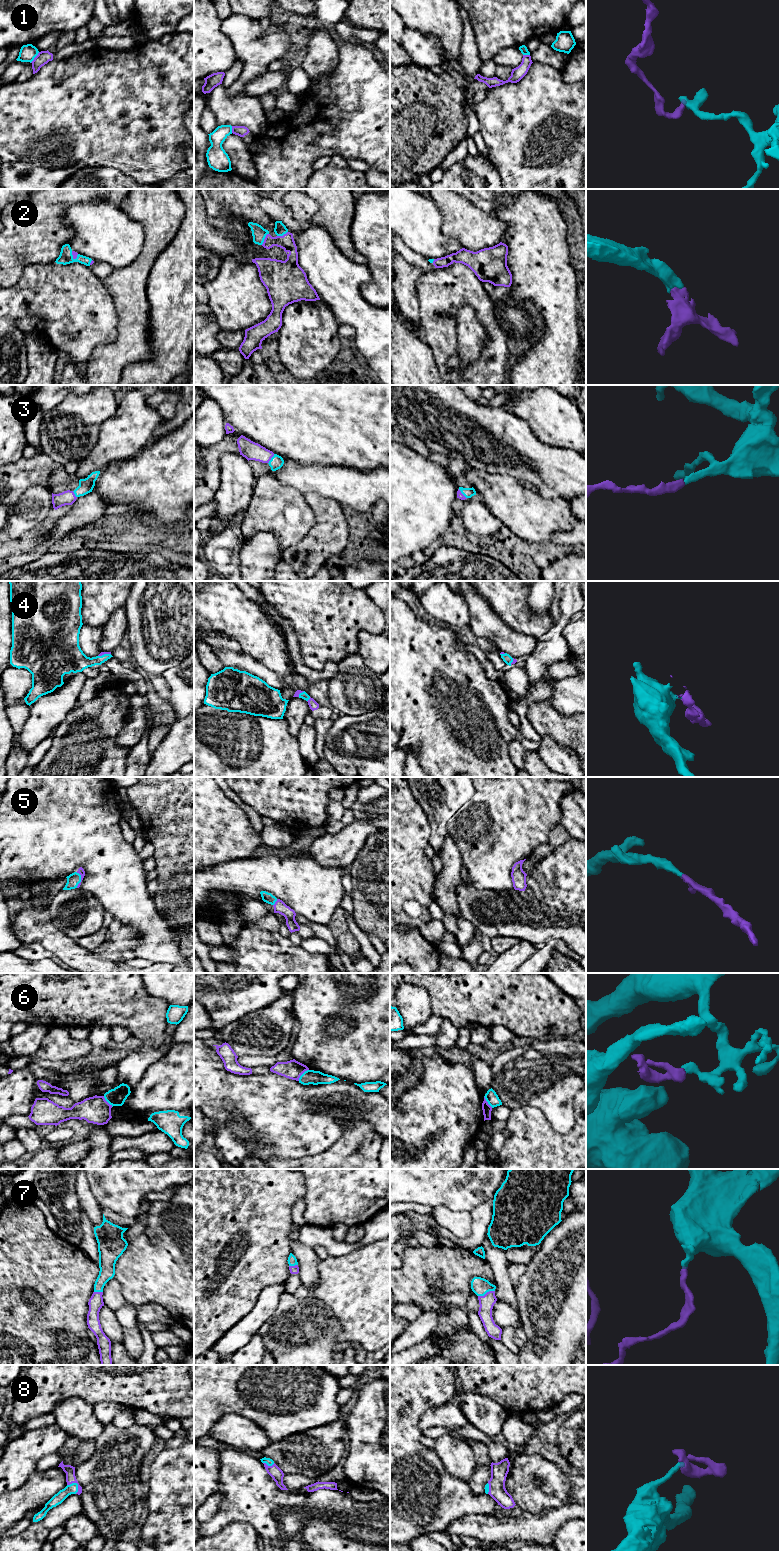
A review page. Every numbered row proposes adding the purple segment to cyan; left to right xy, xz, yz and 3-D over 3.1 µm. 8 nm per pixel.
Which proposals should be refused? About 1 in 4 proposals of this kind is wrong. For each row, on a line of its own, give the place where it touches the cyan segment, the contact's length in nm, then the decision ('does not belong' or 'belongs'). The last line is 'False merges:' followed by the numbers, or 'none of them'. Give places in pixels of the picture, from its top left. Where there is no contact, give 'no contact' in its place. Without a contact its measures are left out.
1: contact xy (35, 56); length 120 nm; does not belong
2: contact xz (264, 238); length 110 nm; belongs
3: contact xz (271, 459); length 90 nm; belongs
4: contact xz (309, 698); length 50 nm; belongs
5: contact xy (80, 880); length 130 nm; belongs
6: contact xz (302, 1074); length 130 nm; does not belong
7: contact yz (486, 1292); length 140 nm; belongs
8: contact xy (76, 1483); length 110 nm; belongs
False merges: 1, 6

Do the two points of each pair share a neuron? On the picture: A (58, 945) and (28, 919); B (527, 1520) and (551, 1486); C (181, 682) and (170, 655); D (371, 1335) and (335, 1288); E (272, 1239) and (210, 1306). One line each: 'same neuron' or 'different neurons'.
A: same neuron
B: different neurons
C: different neurons
D: same neuron
E: same neuron

